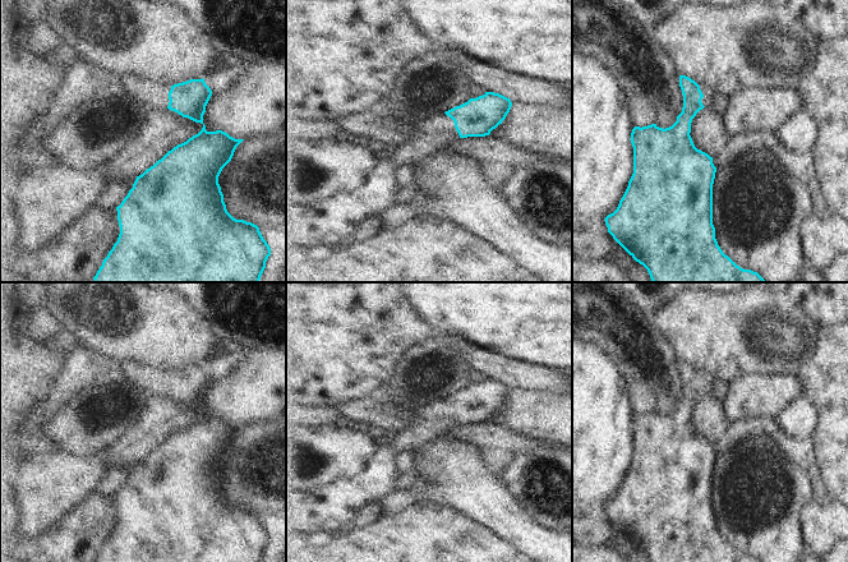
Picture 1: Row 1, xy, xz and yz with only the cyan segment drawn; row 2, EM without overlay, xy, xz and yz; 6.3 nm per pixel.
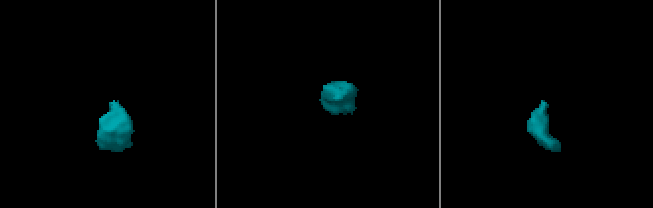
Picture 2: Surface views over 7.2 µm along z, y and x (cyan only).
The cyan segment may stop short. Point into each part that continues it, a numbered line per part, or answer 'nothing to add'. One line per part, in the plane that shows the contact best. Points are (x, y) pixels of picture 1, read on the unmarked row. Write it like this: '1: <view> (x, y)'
1: xz (431, 420)

